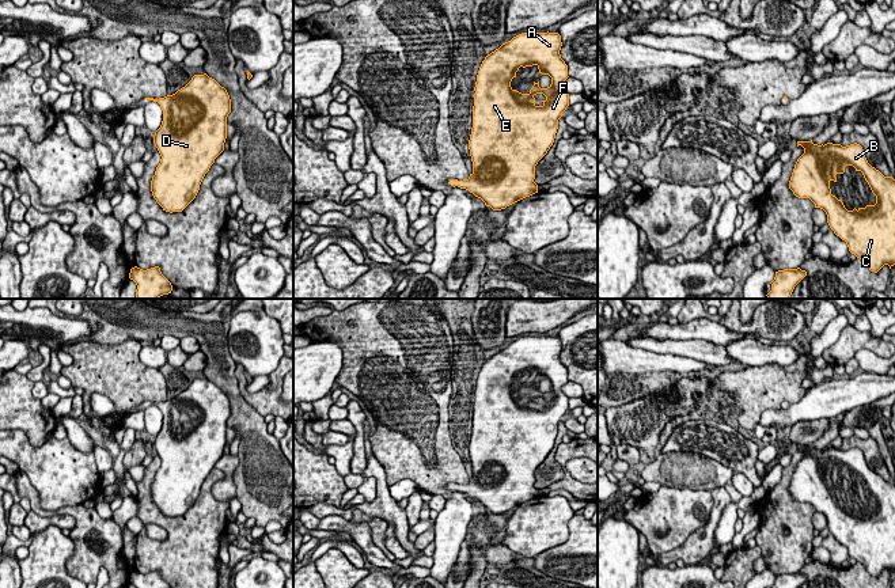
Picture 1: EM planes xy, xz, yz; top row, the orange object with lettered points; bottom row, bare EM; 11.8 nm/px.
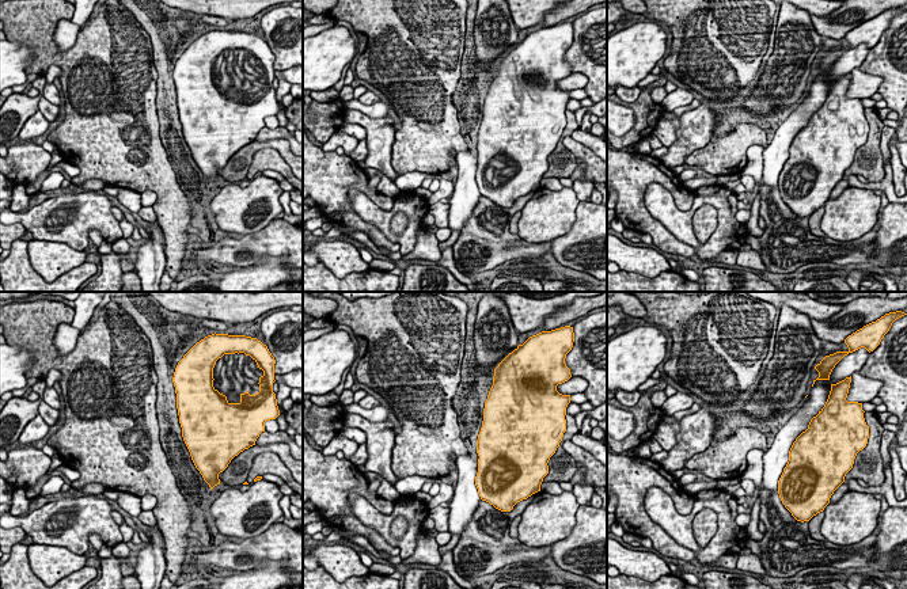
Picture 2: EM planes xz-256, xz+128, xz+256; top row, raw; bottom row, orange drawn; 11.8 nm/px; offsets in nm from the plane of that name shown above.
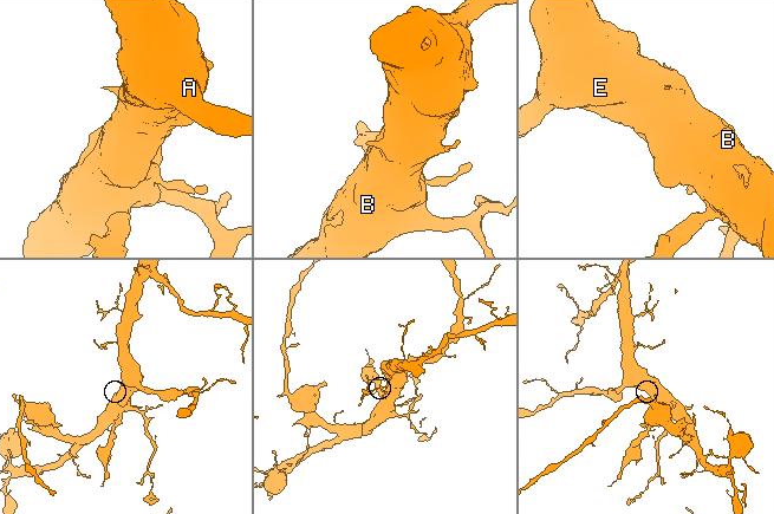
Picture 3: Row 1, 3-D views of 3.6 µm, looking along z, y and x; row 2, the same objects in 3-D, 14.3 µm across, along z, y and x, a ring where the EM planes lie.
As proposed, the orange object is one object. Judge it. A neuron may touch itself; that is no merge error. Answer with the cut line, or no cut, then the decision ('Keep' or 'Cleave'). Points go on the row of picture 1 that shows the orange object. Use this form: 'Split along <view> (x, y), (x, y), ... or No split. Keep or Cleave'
No split. Keep

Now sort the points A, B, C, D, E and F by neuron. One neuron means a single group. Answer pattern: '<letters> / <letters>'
A B C D E F

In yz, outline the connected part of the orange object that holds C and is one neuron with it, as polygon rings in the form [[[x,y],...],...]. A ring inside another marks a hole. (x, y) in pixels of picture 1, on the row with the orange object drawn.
[[[797,141],[804,153],[797,159],[789,189],[799,198],[809,198],[815,208],[827,215],[827,223],[837,236],[846,242],[849,251],[860,258],[871,272],[884,265],[895,265],[895,179],[872,167],[860,144],[814,144]],[[846,166],[861,171],[872,193],[875,205],[847,210],[831,194],[830,182],[843,174]]]

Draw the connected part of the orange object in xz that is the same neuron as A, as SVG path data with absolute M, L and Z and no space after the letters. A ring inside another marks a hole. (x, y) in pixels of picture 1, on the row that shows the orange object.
M522 33L503 43L482 61L474 87L473 128L469 149L473 172L467 179L450 179L458 186L481 198L493 210L507 206L538 193L535 166L554 143L558 120L569 106L569 94L562 83L569 77L568 65L561 58L562 42L558 33ZM536 65L539 73L549 75L551 84L541 88L535 83L528 94L511 87L520 67Z

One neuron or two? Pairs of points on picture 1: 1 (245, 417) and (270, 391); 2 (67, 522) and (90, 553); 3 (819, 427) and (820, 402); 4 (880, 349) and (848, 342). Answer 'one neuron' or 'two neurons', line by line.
1: two neurons
2: two neurons
3: two neurons
4: one neuron

